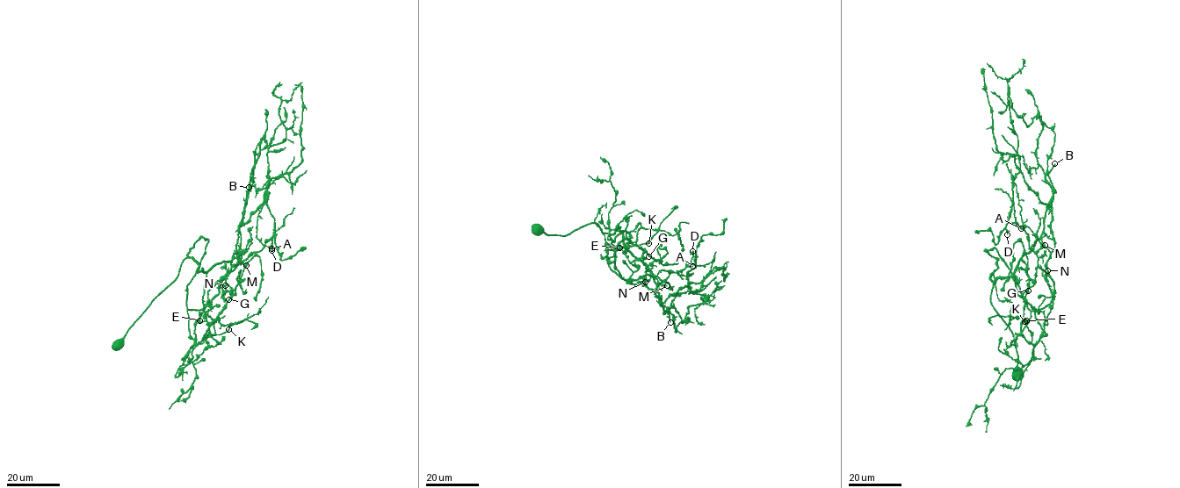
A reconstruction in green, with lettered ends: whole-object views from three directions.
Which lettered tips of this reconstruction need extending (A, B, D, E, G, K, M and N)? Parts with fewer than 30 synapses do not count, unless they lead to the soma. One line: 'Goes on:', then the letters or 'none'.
Goes on: B

